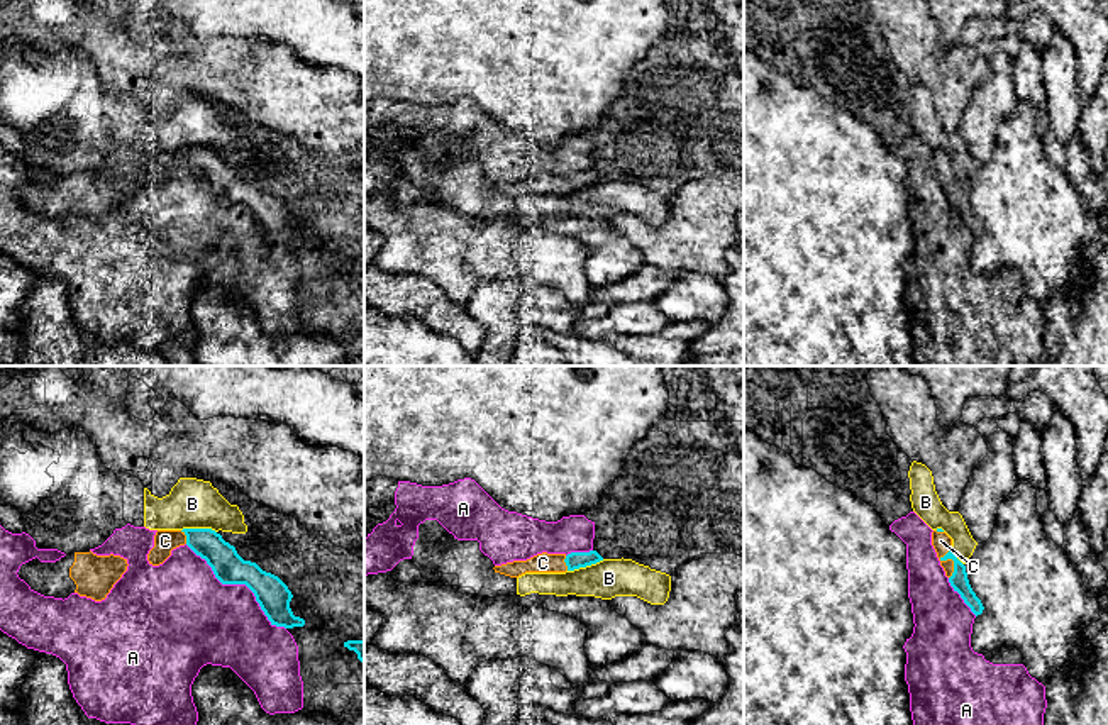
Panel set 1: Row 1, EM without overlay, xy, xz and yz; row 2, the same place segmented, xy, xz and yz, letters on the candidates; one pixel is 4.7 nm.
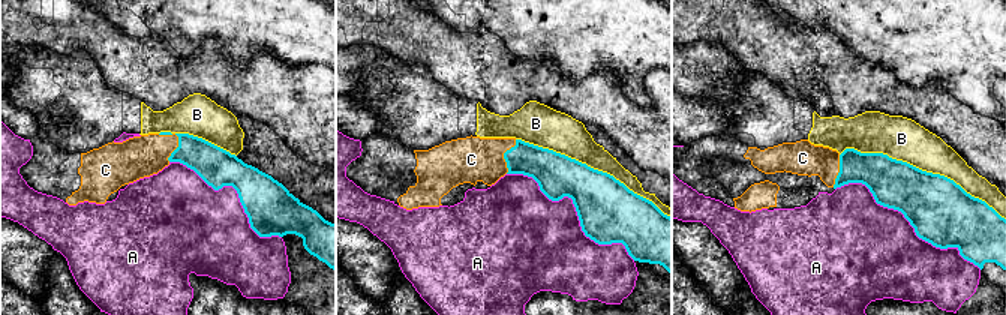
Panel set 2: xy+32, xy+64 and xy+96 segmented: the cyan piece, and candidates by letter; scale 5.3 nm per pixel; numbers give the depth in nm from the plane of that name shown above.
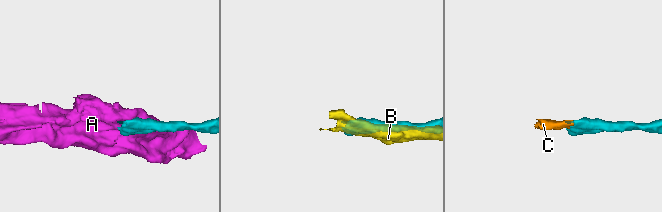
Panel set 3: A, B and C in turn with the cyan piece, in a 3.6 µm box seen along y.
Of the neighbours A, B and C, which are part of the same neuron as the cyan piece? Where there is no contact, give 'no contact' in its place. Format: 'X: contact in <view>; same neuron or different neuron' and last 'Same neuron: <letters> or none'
A: contact in xy; different neuron
B: contact in xz; different neuron
C: contact in yz; same neuron
Same neuron: C

